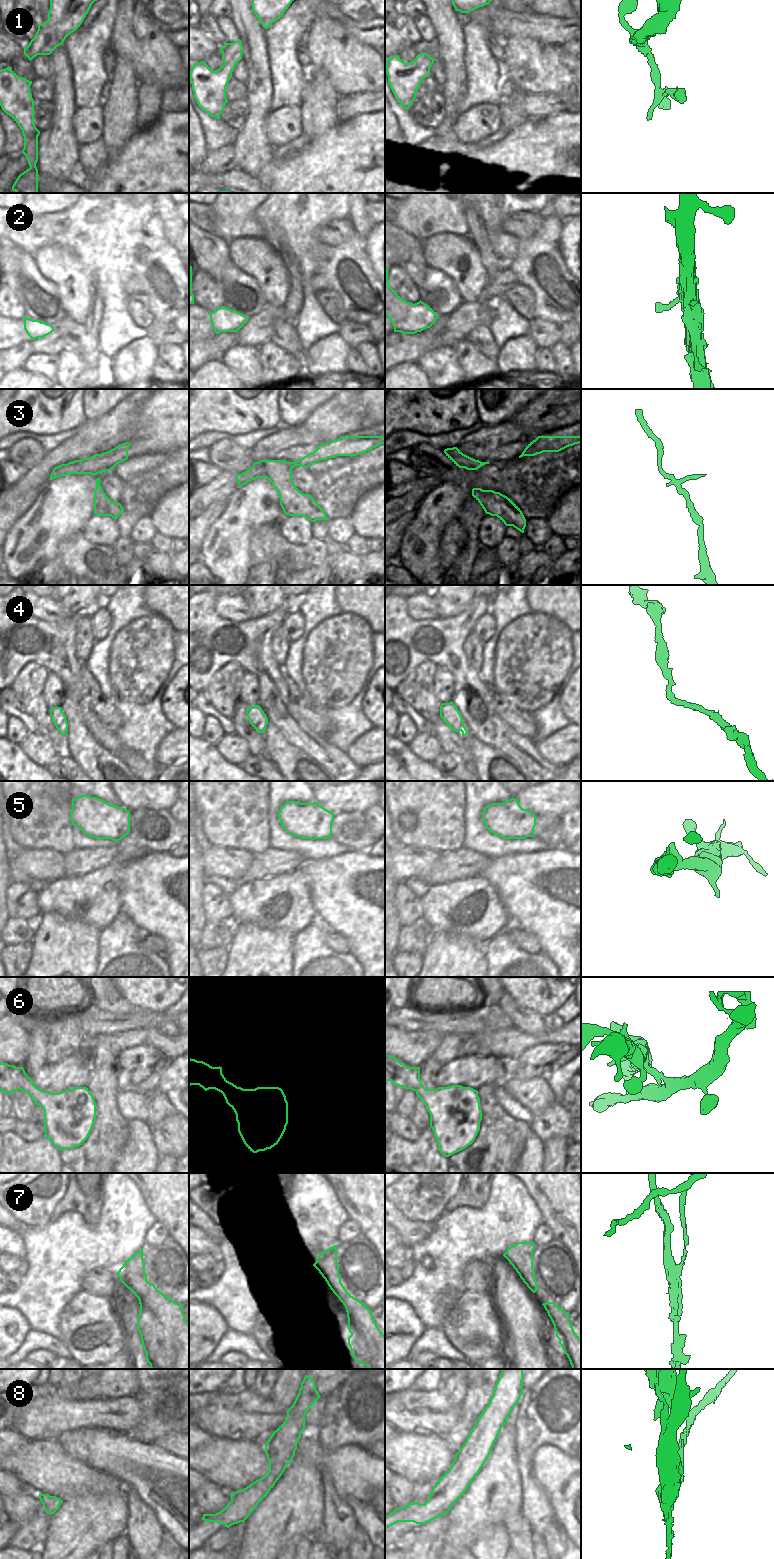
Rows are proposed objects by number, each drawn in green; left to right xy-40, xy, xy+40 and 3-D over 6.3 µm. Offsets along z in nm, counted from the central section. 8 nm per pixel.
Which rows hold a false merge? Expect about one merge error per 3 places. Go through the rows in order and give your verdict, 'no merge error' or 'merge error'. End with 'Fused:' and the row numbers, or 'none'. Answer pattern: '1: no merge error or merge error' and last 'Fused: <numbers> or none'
1: no merge error
2: no merge error
3: no merge error
4: no merge error
5: no merge error
6: merge error
7: merge error
8: merge error
Fused: 6, 7, 8

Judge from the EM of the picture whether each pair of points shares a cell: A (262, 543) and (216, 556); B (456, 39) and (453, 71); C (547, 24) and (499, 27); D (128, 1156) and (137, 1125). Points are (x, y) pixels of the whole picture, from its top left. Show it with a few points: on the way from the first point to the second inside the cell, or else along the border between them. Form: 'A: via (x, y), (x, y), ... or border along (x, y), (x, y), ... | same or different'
A: border along (252, 534), (250, 537), (248, 560) | different
B: via (453, 47), (453, 63) | same
C: via (535, 24), (511, 24) | same
D: via (136, 1148), (137, 1133) | same

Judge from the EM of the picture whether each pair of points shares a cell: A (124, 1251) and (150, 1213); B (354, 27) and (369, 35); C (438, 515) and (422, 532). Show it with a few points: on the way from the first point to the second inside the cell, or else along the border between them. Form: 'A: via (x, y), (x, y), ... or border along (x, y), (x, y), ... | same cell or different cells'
A: via (125, 1242), (127, 1236), (141, 1222) | same cell
B: via (358, 29), (365, 31) | same cell
C: via (434, 519), (426, 529) | same cell

